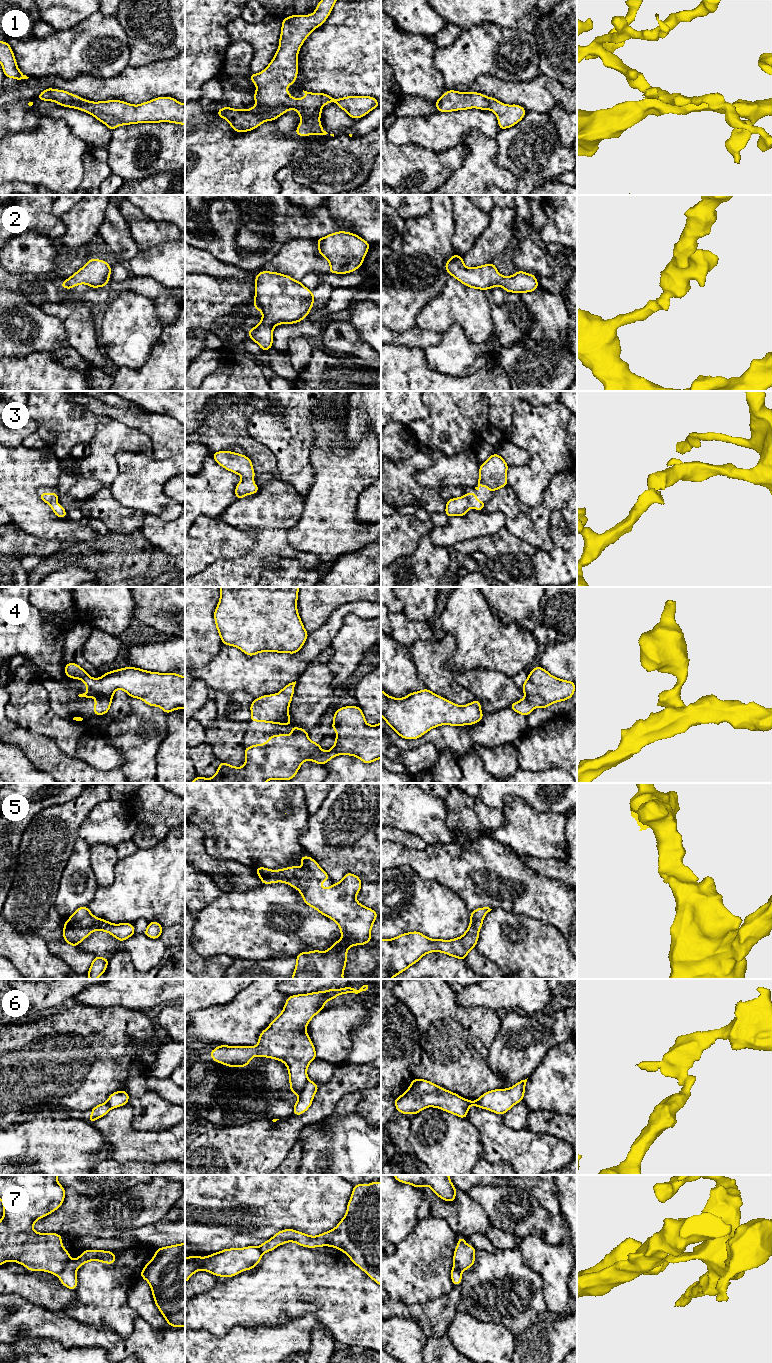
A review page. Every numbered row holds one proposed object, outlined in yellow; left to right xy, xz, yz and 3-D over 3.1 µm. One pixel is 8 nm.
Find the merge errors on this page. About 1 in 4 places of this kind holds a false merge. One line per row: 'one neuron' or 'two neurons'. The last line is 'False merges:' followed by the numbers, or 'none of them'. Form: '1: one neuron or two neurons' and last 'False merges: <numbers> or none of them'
1: one neuron
2: one neuron
3: one neuron
4: one neuron
5: one neuron
6: two neurons
7: two neurons
False merges: 6, 7

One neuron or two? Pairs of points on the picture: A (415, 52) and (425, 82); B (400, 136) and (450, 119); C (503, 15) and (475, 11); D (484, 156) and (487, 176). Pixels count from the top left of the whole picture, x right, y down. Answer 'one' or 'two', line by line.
A: one
B: one
C: one
D: one

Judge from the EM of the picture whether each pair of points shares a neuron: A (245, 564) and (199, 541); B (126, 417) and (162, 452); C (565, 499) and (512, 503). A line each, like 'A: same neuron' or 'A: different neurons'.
A: different neurons
B: same neuron
C: same neuron

